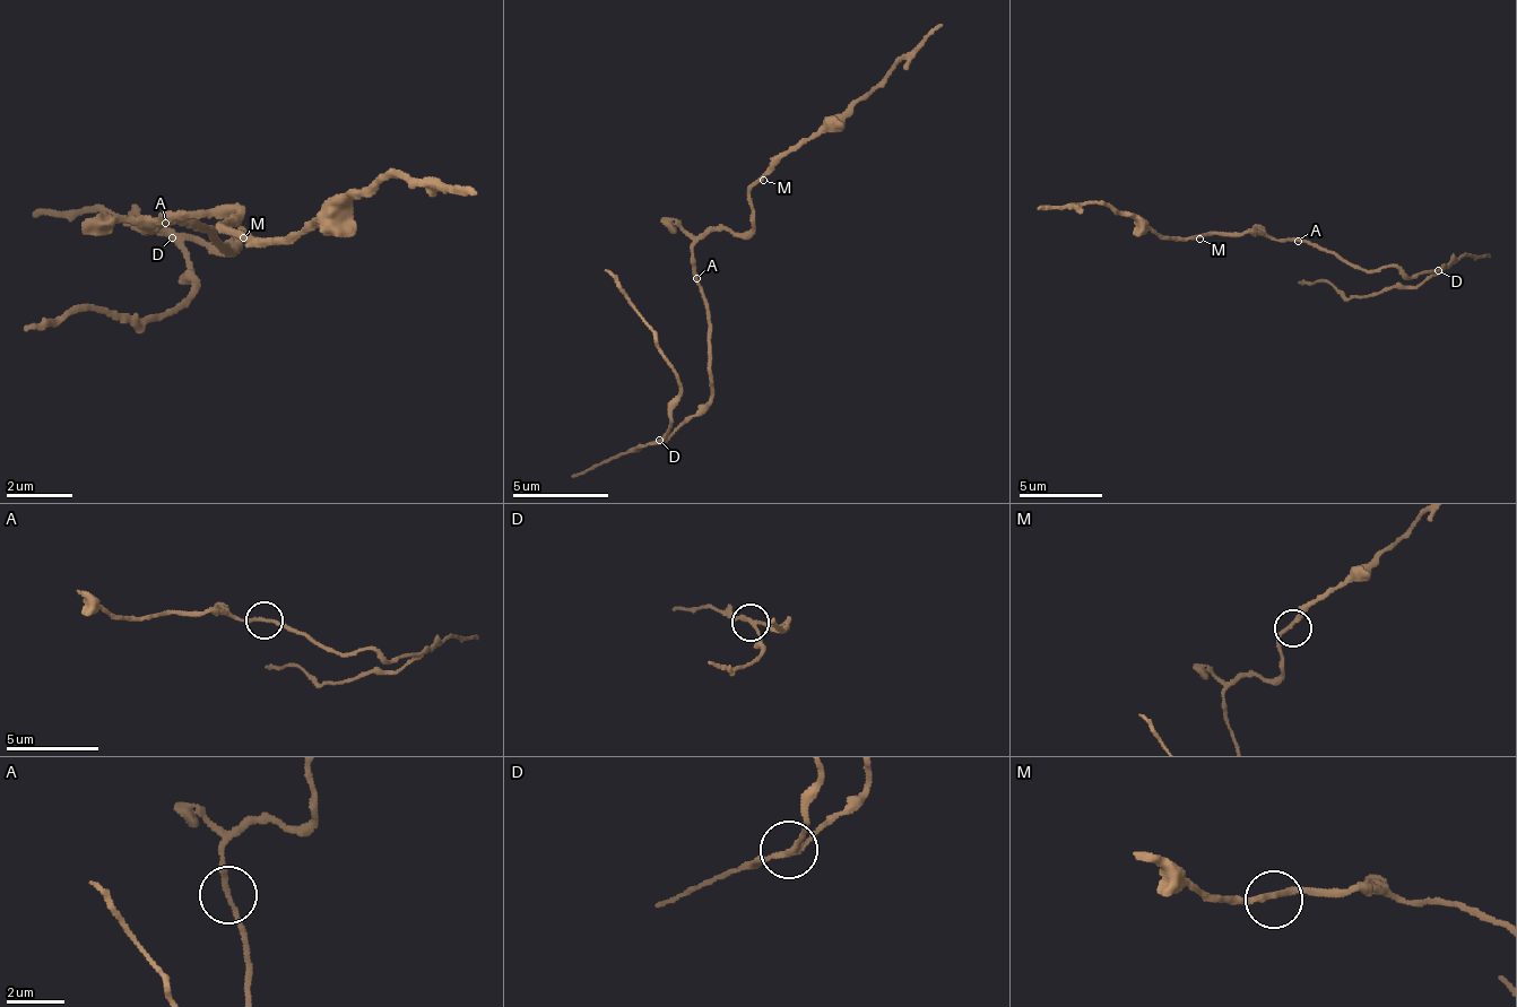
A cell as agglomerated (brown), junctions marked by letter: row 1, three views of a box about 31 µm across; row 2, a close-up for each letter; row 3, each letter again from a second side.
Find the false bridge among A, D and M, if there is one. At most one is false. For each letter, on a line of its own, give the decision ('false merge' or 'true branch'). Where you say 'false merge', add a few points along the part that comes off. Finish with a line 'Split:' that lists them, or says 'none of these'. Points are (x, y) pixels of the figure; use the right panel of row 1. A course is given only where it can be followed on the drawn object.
A: true branch
D: false merge; course (1437, 270), (1414, 287), (1364, 295), (1340, 295), (1329, 285), (1300, 283)
M: true branch
Split: D

